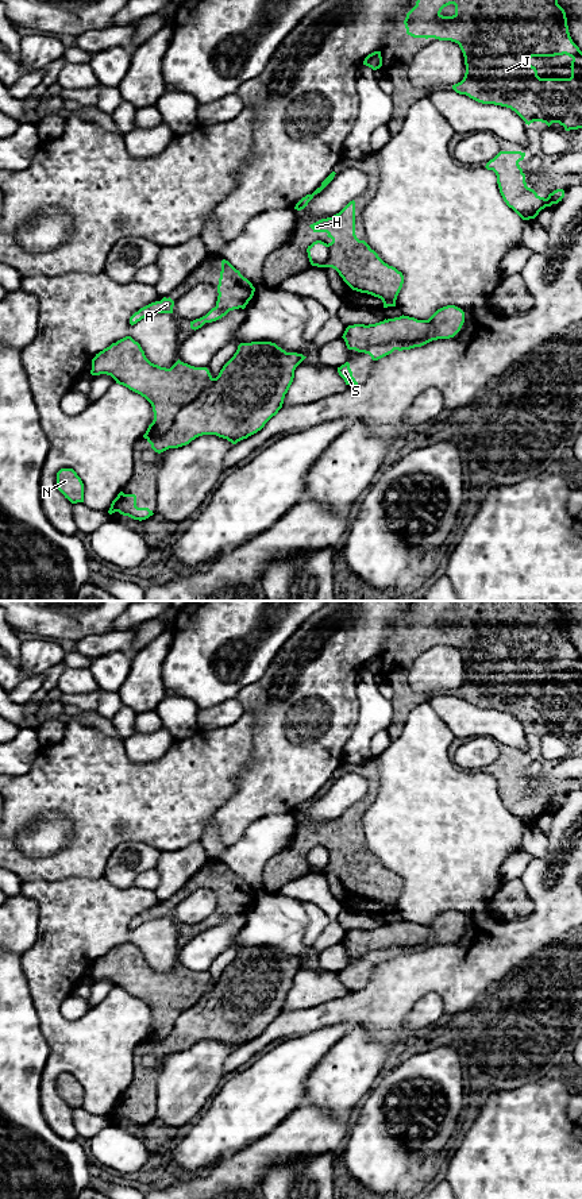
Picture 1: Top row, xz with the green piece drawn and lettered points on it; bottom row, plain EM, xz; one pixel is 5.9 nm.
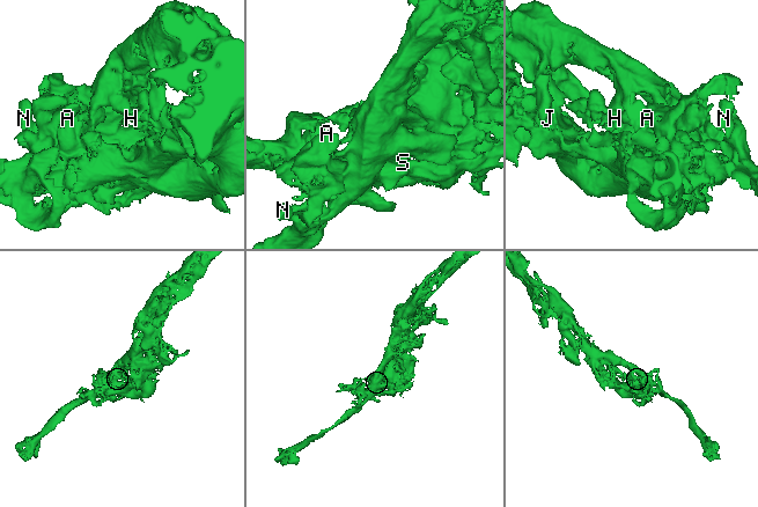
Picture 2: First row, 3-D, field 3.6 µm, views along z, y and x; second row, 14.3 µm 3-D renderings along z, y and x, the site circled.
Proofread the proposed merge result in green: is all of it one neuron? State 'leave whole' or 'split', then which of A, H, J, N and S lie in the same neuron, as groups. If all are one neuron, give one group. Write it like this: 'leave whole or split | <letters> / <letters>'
split | A H J / N S

